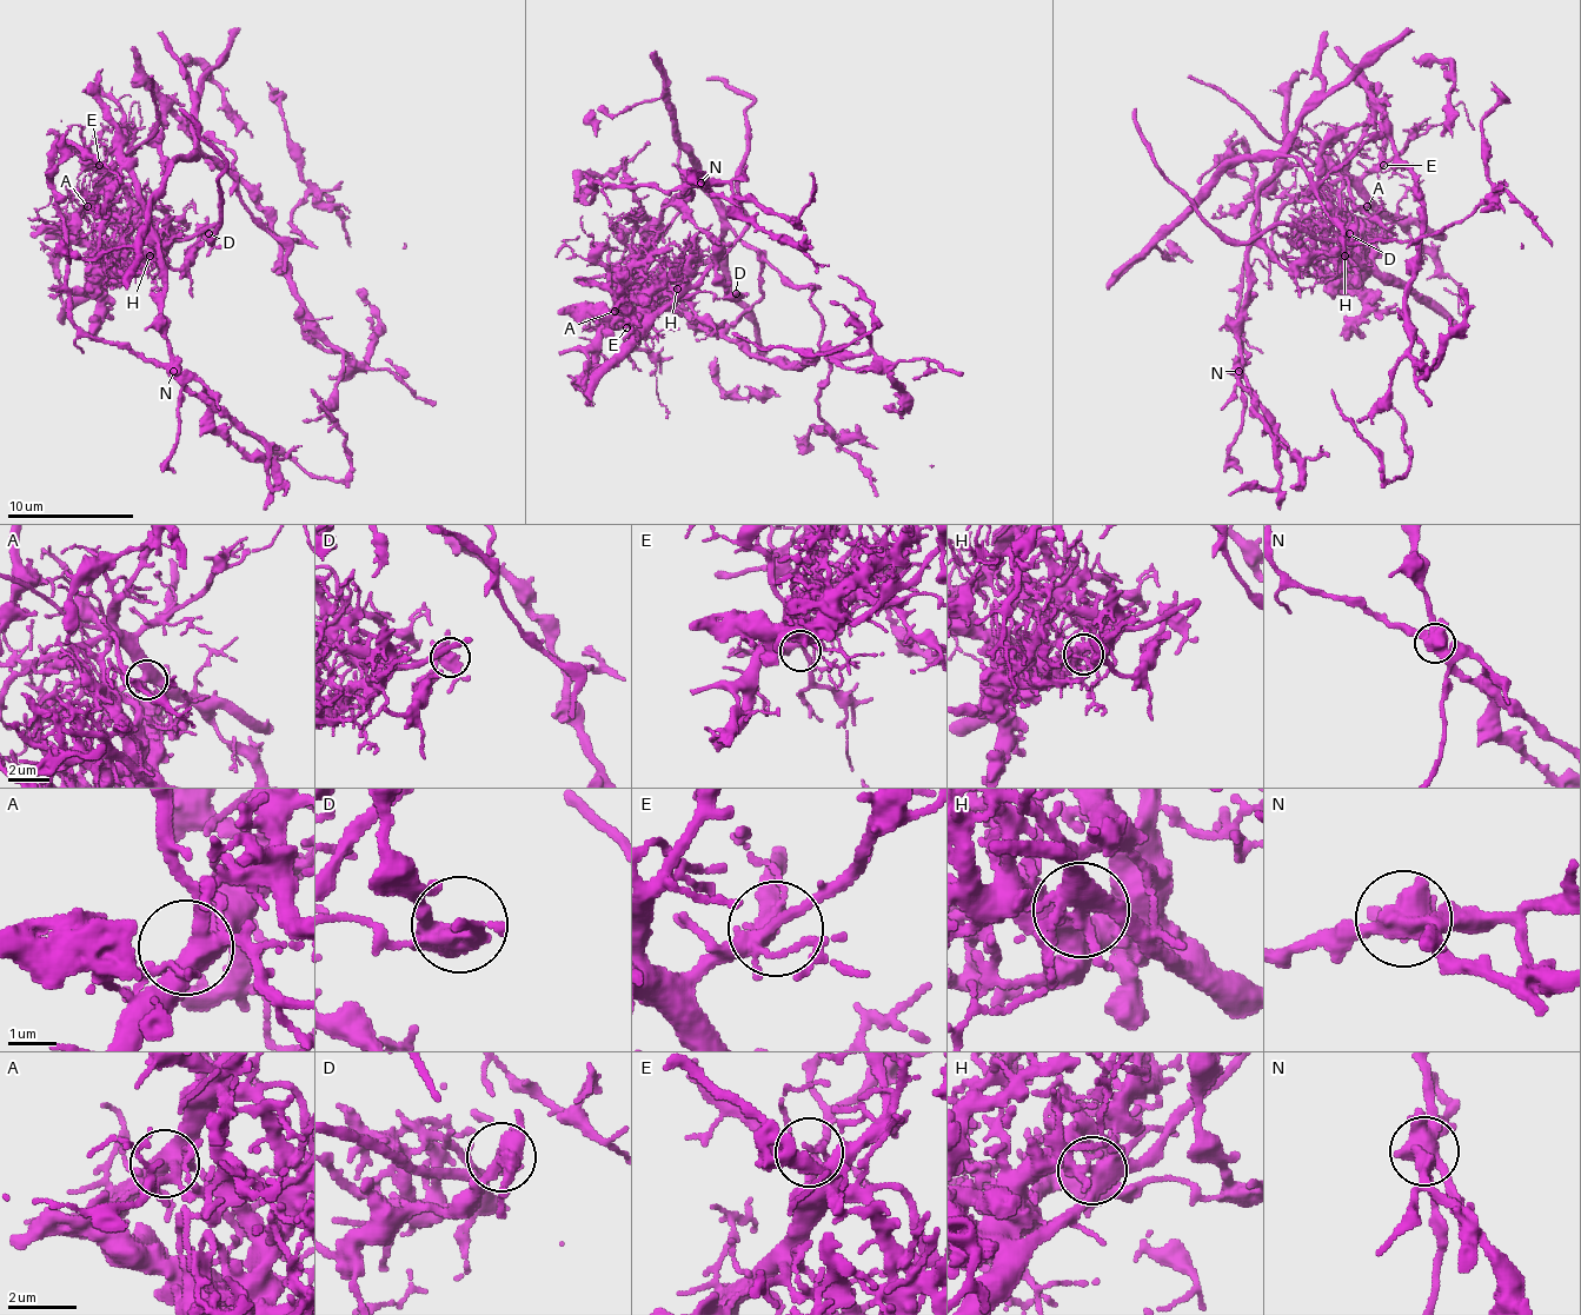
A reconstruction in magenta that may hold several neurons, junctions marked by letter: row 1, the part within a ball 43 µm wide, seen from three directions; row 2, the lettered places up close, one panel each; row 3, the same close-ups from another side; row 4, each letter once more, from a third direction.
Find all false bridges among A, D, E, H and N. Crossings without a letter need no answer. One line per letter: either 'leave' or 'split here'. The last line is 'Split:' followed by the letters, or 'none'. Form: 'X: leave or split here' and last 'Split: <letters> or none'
A: leave
D: split here
E: leave
H: split here
N: split here
Split: D, H, N

